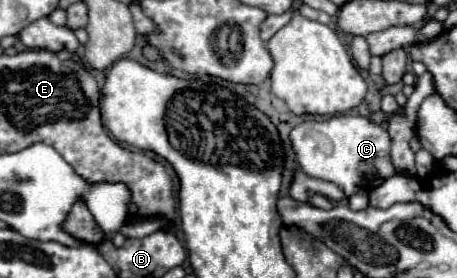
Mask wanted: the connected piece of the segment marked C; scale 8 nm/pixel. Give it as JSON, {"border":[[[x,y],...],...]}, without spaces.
{"border":[[[334,116],[324,122],[302,122],[292,130],[290,138],[302,172],[338,184],[346,196],[366,192],[364,182],[374,176],[388,178],[394,174],[388,132],[364,116]]]}

